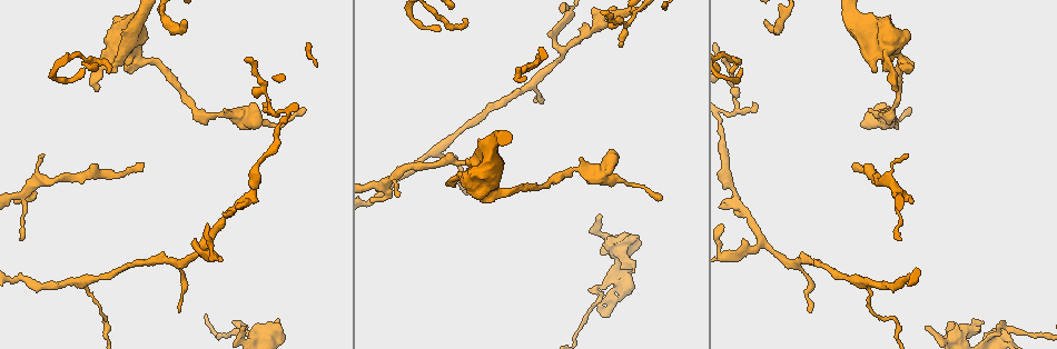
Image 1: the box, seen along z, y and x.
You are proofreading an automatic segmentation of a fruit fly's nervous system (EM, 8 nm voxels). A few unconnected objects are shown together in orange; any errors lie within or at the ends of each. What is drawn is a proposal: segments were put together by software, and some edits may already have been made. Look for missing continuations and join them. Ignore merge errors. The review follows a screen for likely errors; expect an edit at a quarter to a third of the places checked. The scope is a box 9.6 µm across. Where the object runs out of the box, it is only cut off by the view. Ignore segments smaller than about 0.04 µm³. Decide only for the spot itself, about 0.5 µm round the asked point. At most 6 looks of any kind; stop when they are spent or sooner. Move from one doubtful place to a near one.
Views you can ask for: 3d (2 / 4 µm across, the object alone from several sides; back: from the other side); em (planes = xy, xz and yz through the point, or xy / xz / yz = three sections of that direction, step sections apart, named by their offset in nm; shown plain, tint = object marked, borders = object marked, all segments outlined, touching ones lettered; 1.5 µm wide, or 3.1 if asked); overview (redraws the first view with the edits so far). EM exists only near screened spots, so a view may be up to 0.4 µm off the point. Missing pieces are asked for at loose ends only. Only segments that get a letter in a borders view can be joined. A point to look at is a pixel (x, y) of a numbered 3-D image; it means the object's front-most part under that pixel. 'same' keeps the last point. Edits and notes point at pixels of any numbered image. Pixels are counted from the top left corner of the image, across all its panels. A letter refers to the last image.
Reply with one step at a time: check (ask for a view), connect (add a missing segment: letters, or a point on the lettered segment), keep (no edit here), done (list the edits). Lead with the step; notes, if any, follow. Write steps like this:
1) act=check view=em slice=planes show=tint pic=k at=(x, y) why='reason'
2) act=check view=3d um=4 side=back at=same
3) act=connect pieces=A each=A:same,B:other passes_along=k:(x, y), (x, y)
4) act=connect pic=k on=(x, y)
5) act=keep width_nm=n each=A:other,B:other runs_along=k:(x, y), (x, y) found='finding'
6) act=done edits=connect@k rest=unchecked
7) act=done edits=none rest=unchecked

act=check view=3d um=2 pic=1 at=(143, 164) why='end of a long branch'

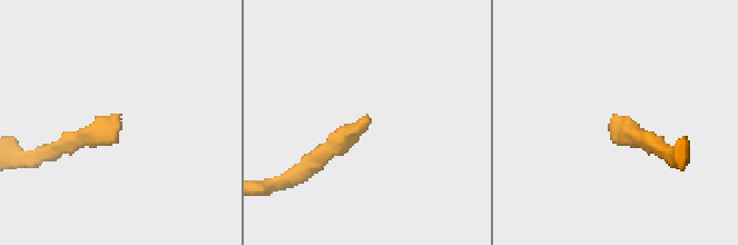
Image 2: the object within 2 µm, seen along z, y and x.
act=check view=em slice=planes show=plain pic=2 at=(118, 116) why='need the tissue'

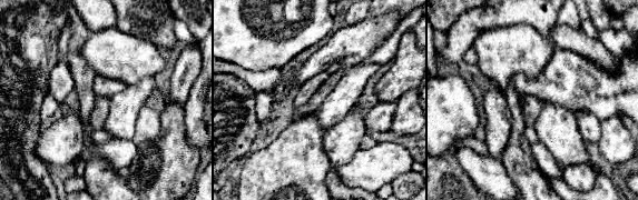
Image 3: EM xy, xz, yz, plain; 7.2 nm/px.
act=check view=em slice=planes show=borders at=same

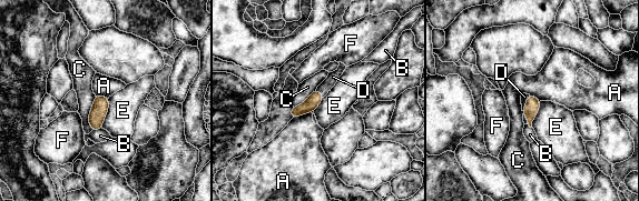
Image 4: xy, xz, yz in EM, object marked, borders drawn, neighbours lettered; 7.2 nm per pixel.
act=connect pieces=D longest_contact=C:240nm each=A:other,B:other,C:other,D:same,E:other,F:other passes_along=4:(532, 106), (524, 109), (524, 97) found='it goes on there'

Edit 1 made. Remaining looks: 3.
act=check view=overview

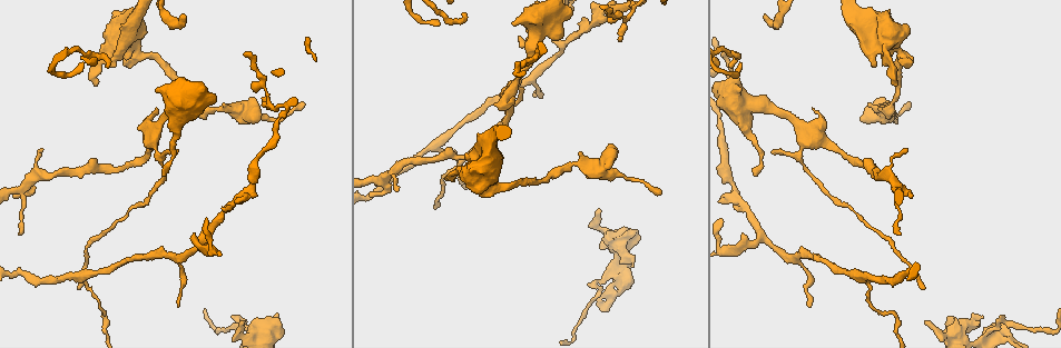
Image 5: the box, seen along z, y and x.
act=check view=3d um=4 pic=5 at=(622, 38)

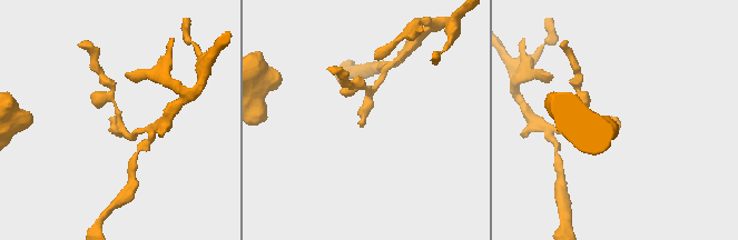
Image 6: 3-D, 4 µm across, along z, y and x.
act=check view=em slice=planes show=borders pic=6 at=(112, 118)

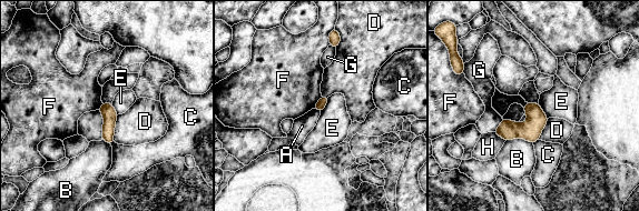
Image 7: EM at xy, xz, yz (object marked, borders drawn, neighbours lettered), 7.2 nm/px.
act=keep each=A:other,B:other,C:other,D:other,E:other,F:other,G:other,H:other border=7:(328, 97), (328, 101), (321, 112) found='no lettered segment goes on from it'

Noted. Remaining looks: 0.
act=done edits=connect@4 rest=unchecked

